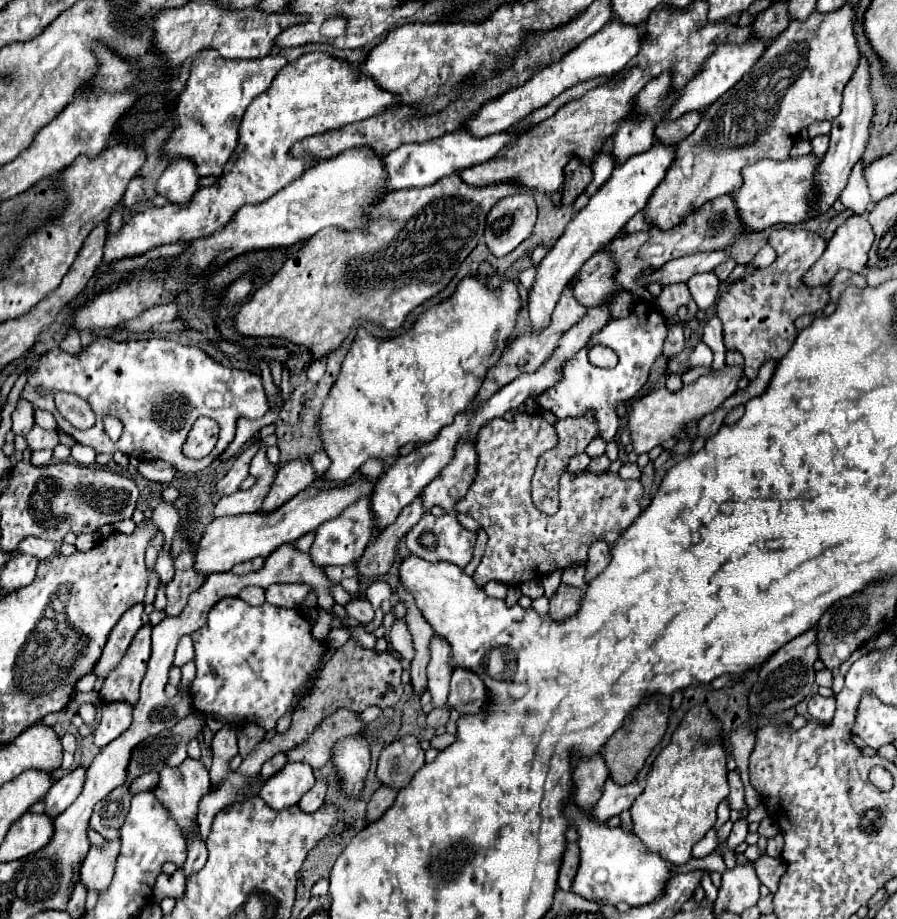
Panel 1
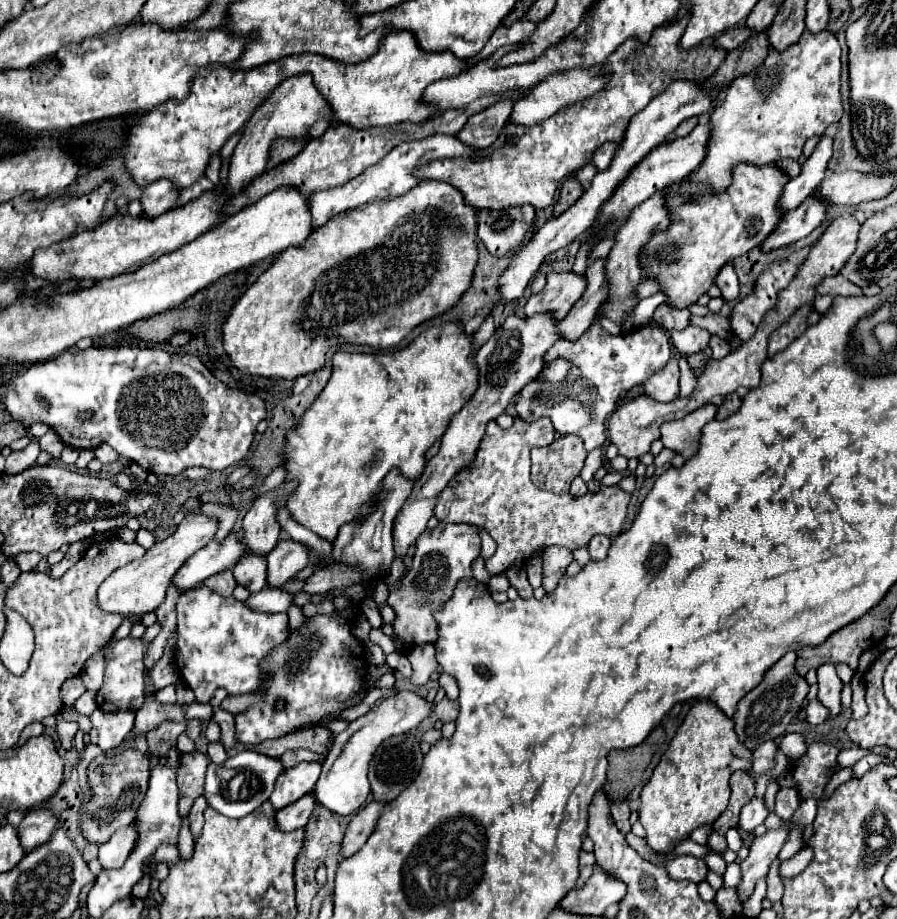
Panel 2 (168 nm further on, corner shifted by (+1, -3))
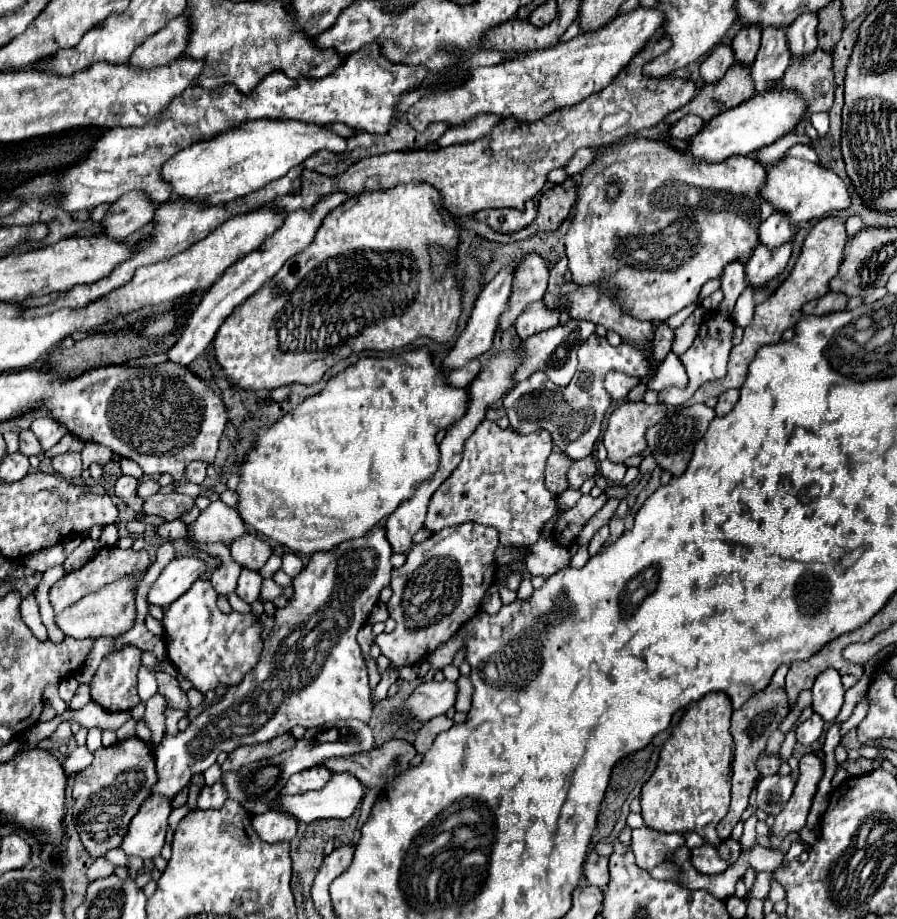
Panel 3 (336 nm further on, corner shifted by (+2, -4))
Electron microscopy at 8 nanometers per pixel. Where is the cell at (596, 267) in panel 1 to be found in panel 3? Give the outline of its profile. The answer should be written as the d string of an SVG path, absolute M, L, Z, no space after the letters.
M542 302L526 306L526 310L516 318L516 334L520 340L526 340L542 330L558 326L560 312L546 308Z

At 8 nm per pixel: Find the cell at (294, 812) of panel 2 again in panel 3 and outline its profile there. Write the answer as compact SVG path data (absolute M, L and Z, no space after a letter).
M266 812L266 814L256 814L252 818L252 826L264 842L274 844L274 842L292 840L296 836L298 822L294 822L294 818L286 818L284 814L278 814L278 812Z

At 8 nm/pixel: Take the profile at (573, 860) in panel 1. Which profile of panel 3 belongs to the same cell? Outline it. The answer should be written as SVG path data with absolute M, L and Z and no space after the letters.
M590 852L584 864L584 876L588 884L596 884L598 888L606 888L610 878L608 878L608 860L606 856L600 856L598 852Z

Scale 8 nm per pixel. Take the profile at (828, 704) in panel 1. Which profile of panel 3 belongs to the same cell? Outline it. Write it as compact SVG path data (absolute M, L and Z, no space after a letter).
M812 714L808 720L804 720L798 728L796 728L796 740L802 746L810 746L812 742L816 742L822 734L824 728L824 720L818 714Z

